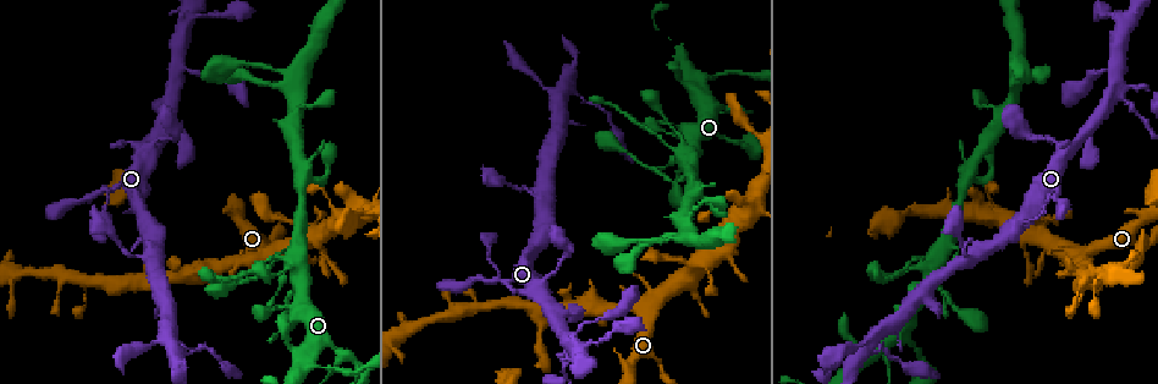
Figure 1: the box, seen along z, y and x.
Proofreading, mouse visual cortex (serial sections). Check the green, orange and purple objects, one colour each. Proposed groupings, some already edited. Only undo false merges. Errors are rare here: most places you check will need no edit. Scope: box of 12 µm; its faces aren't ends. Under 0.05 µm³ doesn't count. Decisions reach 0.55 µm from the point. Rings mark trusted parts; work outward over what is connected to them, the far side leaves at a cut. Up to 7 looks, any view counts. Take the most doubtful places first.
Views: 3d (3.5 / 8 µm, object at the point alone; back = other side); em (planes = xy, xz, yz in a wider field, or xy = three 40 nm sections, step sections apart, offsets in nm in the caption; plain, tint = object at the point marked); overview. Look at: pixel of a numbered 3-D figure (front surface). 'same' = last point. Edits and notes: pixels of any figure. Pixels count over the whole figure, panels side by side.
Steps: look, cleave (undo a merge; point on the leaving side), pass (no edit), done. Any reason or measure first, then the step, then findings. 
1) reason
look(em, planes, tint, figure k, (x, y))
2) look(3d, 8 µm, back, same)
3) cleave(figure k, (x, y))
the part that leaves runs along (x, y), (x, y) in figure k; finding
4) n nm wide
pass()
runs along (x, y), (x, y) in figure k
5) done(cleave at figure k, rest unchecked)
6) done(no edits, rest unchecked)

thick turns thin
look(3d, 3.5 µm, figure 1, (876, 352))

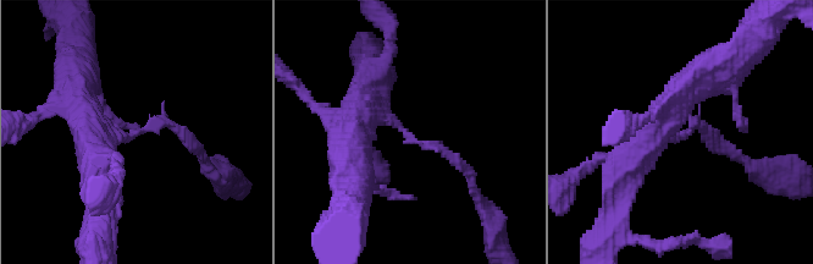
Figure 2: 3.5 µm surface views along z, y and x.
look(em, planes, tint, figure 2, (136, 135))

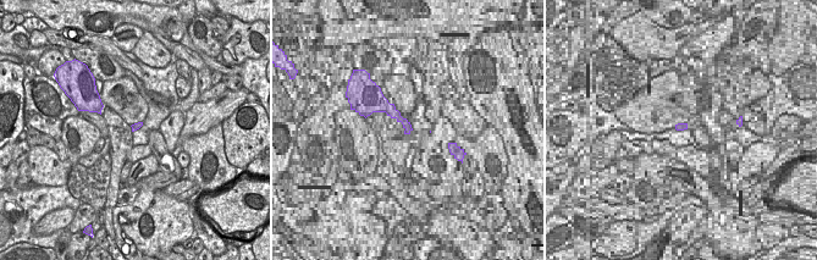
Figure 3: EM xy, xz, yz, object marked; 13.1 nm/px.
pass()
runs along (355, 130), (386, 114), (468, 177) in figure 2; all the same cell

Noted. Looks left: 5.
three-way junction
look(3d, 3.5 µm, figure 1, (343, 350))

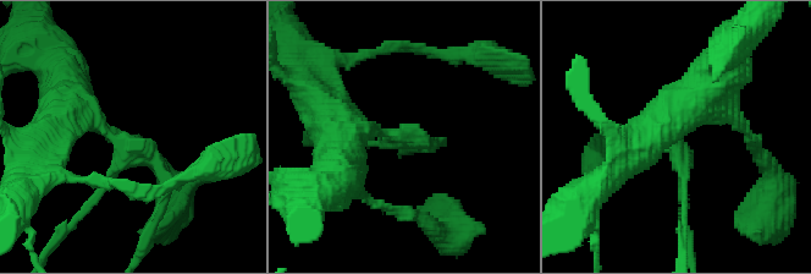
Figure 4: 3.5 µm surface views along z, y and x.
3 arms; arms of 100, 150, 600 nm; now the EM
look(em, xy, step 2, tint, figure 4, (680, 141))

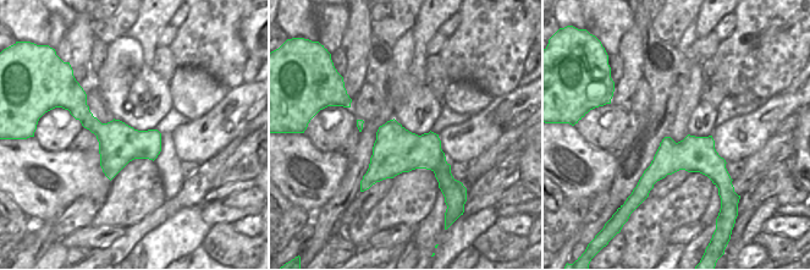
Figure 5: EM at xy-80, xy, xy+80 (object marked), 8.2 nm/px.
380 nm wide
cleave(figure 4, (426, 146))
the part that leaves runs along (386, 132), (439, 142), (424, 144) in figure 4; a second cell is stuck on

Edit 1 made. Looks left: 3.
abrupt turn
look(3d, 8 µm, figure 1, (300, 240))

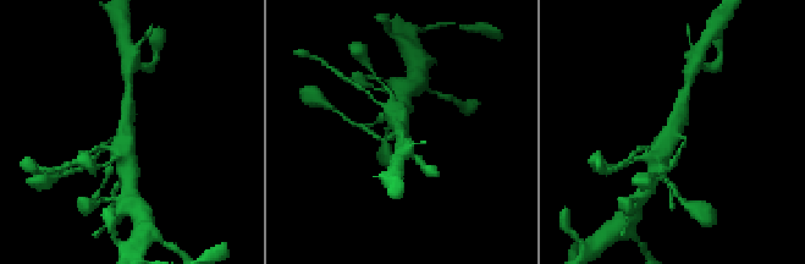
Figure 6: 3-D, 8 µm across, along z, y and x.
3 arms; arms of 100, 350, 600 nm; need the tissue
look(em, xy, step 5, tint, figure 6, (398, 123))

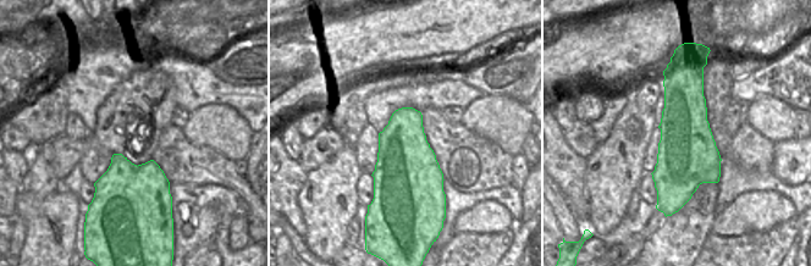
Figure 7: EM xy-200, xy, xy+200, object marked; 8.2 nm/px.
480 nm wide
pass()
runs along (659, 165), (684, 99) in figure 6; all the same cell

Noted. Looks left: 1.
done(cleave at figure 4, rest unchecked)

